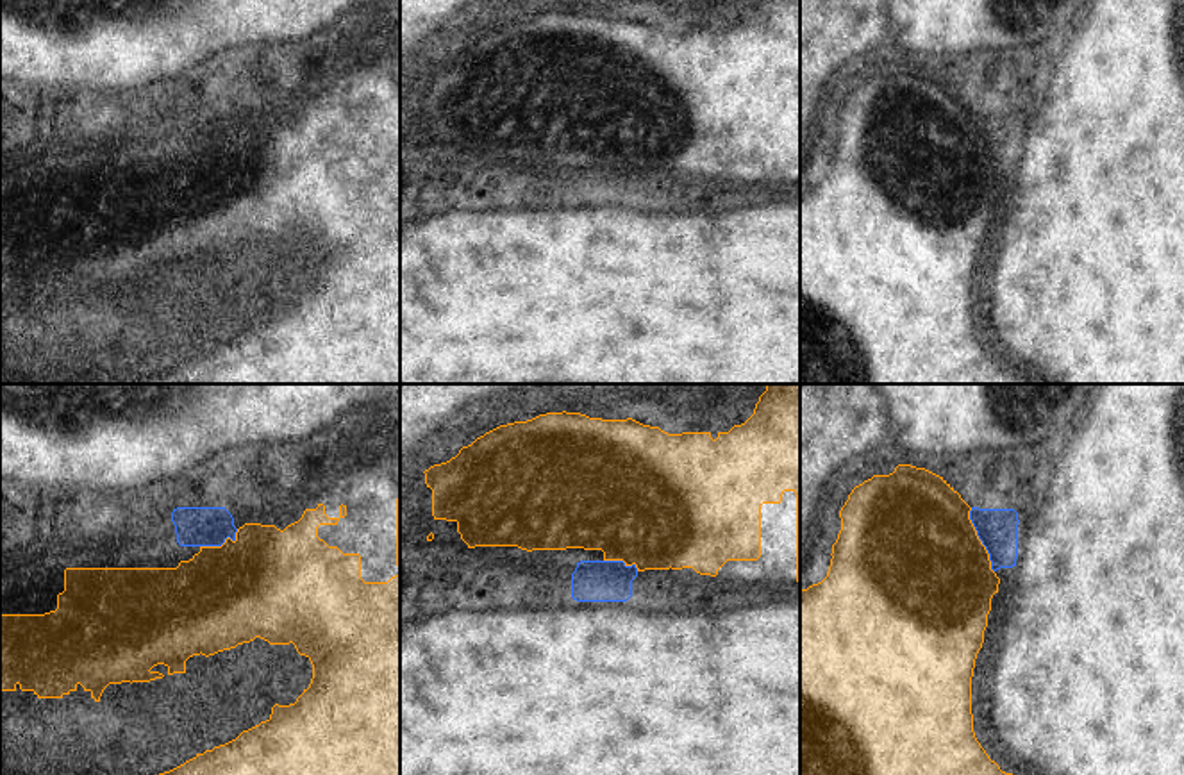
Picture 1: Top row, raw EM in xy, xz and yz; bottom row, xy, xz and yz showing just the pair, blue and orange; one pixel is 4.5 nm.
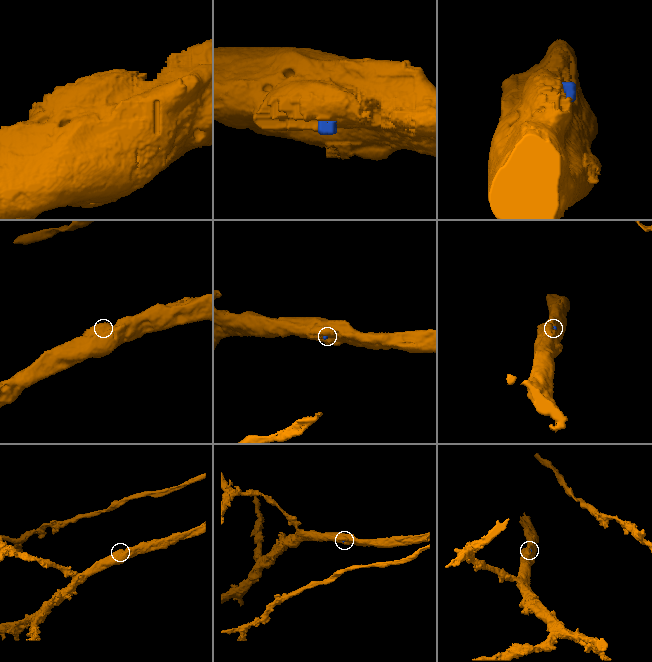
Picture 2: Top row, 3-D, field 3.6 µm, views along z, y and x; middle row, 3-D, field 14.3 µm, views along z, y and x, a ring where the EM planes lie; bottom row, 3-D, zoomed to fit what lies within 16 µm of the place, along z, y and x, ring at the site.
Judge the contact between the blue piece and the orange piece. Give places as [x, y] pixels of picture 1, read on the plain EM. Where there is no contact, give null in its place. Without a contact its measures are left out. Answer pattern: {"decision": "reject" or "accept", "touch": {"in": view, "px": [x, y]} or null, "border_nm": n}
{"decision": "accept", "touch": {"in": "yz", "px": [979, 138]}, "border_nm": 320}

